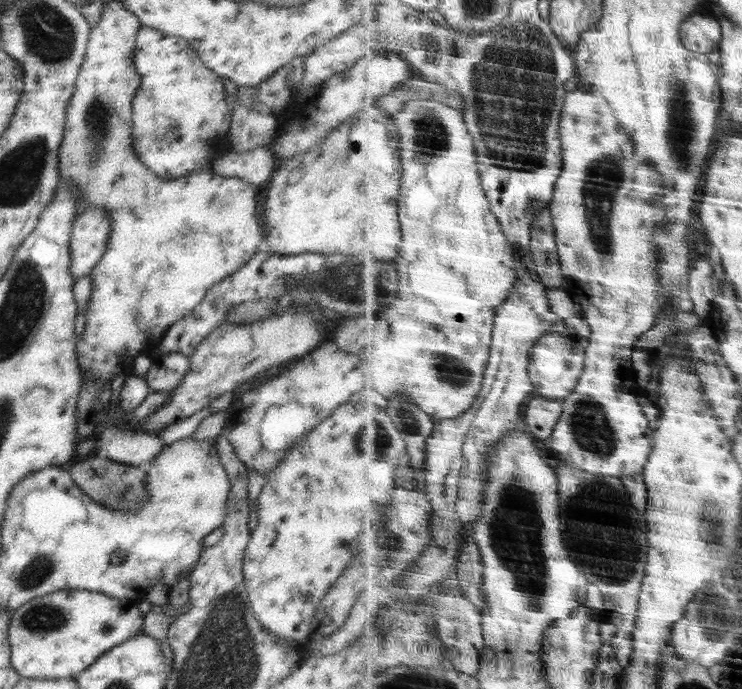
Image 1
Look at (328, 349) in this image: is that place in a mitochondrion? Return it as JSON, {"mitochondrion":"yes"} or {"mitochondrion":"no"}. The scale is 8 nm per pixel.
{"mitochondrion":"no"}

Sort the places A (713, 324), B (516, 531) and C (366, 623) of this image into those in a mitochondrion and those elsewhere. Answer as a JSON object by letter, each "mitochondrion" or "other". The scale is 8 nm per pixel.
{"A":"other","B":"mitochondrion","C":"other"}

